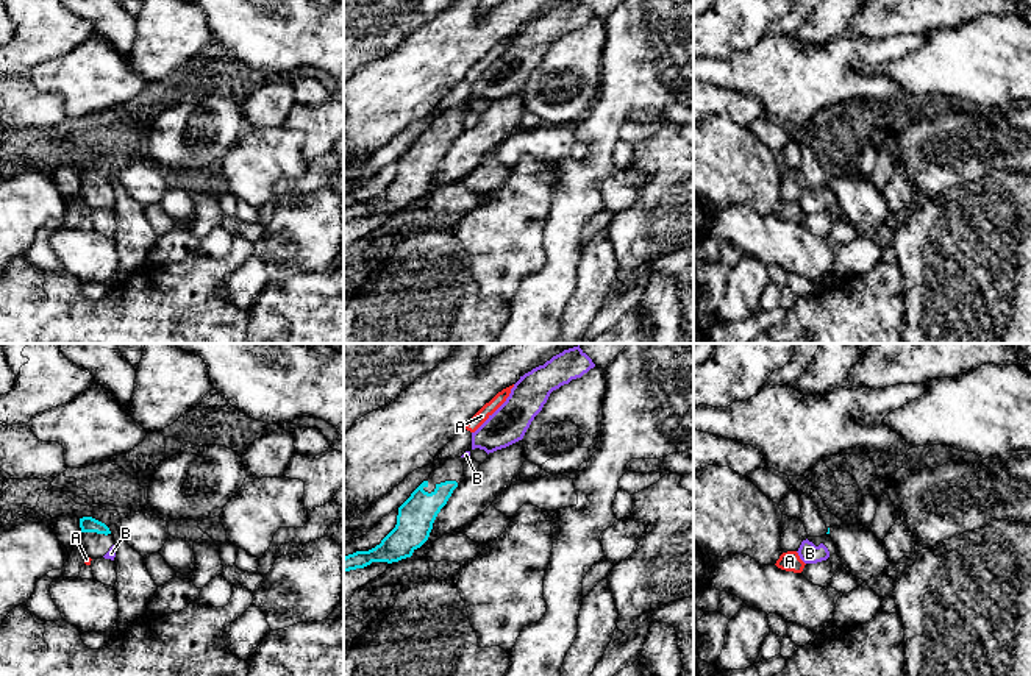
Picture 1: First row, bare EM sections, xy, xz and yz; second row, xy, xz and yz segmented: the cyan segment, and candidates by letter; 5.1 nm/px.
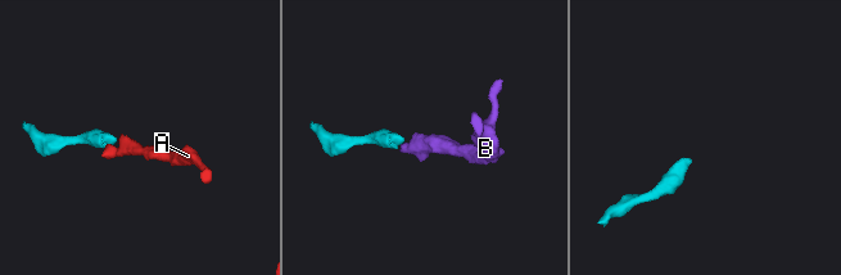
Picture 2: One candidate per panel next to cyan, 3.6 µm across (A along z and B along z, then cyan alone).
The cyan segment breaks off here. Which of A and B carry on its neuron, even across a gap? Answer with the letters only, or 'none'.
B

